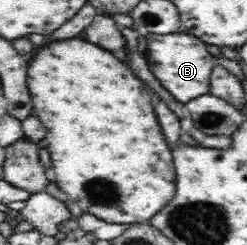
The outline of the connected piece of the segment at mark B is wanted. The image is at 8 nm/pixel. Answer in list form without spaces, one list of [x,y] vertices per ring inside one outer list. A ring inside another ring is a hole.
[[[181,31],[166,35],[147,33],[145,38],[148,69],[160,81],[162,87],[176,98],[176,101],[185,104],[195,97],[209,93],[210,76],[217,63],[199,37]]]

